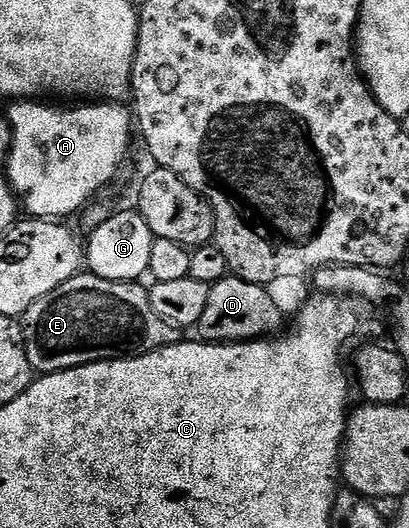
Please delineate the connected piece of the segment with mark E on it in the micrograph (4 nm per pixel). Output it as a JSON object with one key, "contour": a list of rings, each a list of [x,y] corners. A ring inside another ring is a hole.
{"contour":[[[80,272],[72,280],[68,280],[60,288],[56,288],[52,292],[48,292],[48,296],[44,296],[40,300],[36,300],[36,304],[32,304],[32,308],[28,308],[26,313],[21,315],[22,335],[26,341],[26,351],[28,352],[28,364],[39,375],[58,374],[62,370],[71,370],[77,366],[87,366],[93,362],[111,362],[117,358],[139,358],[145,354],[151,354],[154,350],[162,350],[166,346],[173,346],[179,341],[180,330],[177,326],[170,326],[164,320],[160,320],[160,316],[156,316],[156,312],[152,309],[152,300],[150,299],[149,289],[141,281],[137,282],[113,282],[112,280],[104,280],[97,278],[95,274],[89,272]]]}

